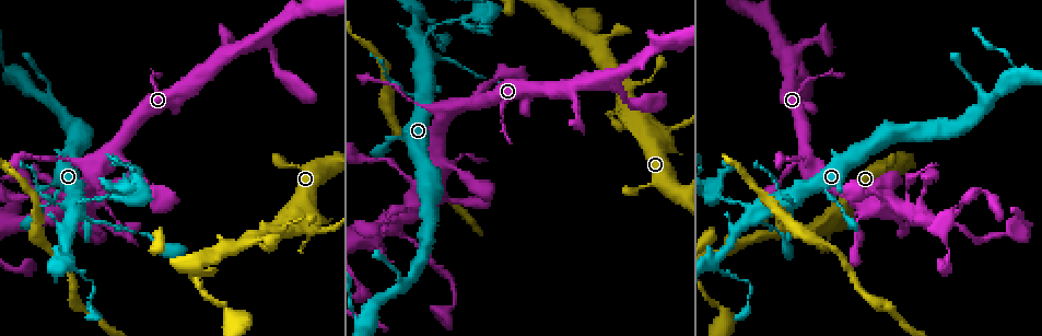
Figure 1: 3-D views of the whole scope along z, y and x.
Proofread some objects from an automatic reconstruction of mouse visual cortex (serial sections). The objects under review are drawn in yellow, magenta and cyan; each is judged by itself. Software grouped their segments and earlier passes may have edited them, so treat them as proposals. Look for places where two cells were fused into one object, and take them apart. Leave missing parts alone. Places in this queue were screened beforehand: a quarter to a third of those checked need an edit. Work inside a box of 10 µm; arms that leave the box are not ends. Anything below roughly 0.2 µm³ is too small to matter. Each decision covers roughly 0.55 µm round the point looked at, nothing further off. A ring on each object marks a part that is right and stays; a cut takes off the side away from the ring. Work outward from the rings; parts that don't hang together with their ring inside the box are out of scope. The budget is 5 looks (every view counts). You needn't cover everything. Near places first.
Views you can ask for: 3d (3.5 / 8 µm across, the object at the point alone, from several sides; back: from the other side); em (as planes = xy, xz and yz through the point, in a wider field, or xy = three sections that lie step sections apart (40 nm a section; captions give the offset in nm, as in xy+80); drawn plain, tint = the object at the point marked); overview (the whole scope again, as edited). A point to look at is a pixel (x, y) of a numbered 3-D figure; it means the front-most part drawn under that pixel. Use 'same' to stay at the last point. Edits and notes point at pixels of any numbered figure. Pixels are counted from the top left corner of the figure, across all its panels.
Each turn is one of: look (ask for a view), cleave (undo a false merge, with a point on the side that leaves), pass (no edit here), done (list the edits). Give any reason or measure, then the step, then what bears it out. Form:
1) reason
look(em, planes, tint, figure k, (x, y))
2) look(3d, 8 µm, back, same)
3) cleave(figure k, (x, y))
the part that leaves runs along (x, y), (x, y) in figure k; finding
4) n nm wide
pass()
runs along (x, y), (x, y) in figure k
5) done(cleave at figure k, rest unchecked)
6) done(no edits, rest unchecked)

look(3d, 3.5 µm, back, figure 1, (286, 17))

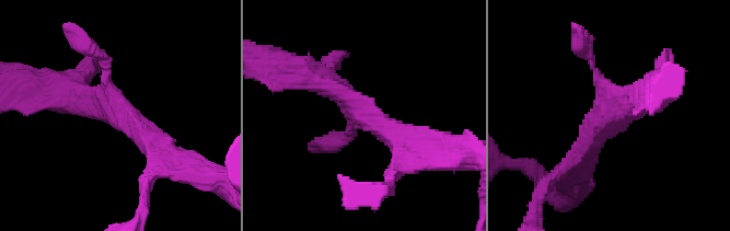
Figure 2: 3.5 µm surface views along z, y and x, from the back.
look(em, xy, step 1, tint, figure 2, (117, 117))

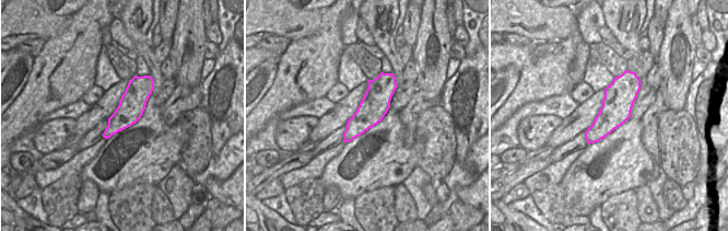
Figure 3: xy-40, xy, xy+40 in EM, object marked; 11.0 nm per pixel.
pass()
runs along (632, 74), (615, 111), (589, 140) in figure 3; continuous, no second cell

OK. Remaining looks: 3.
abrupt turn
look(3d, 3.5 µm, figure 1, (723, 312))

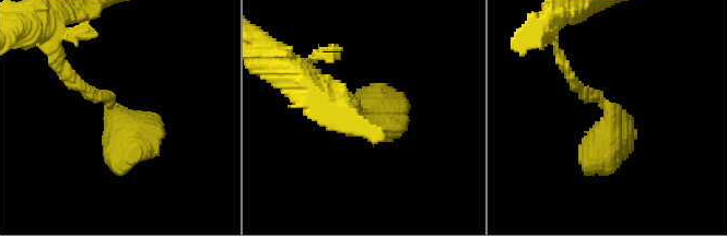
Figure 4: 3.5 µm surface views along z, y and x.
now the EM
look(em, xy, step 3, tint, figure 4, (118, 119))

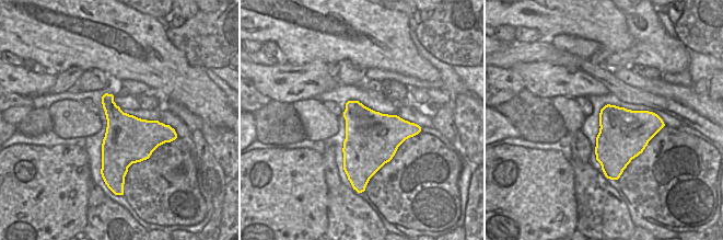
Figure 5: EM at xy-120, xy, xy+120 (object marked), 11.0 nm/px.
pass()
all the same cell

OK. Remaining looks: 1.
done(no edits, rest unchecked)

